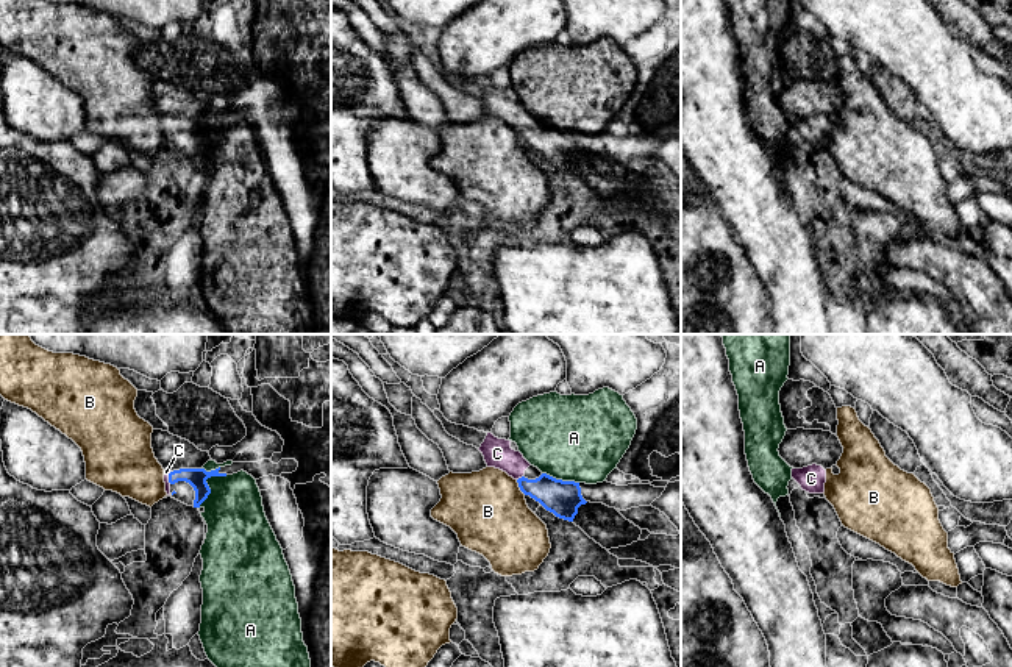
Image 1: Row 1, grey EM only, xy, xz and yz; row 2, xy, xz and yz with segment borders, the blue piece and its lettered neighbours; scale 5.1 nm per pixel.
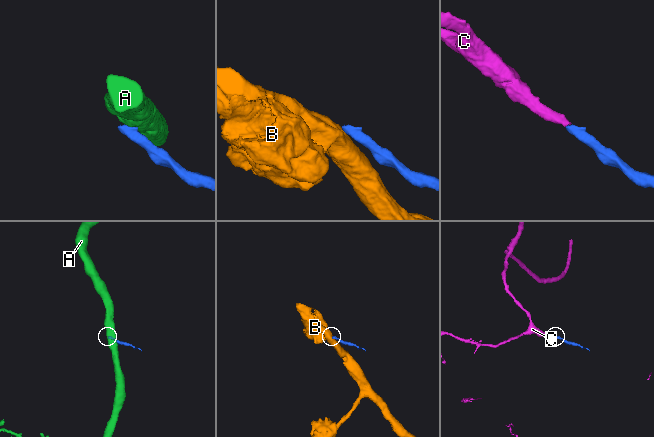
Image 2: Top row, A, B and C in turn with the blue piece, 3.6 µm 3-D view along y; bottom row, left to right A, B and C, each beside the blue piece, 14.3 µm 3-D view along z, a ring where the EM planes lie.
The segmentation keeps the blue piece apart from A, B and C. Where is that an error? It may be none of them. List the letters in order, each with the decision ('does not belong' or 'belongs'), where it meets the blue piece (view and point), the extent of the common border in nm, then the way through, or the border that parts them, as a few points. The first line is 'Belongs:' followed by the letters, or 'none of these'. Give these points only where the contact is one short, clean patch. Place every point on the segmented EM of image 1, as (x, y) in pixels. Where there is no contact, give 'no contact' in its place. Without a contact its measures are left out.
Belongs: C
A: does not belong | xy (206, 485) | 220 nm | along xy (227, 475), (211, 475), (206, 480), (210, 494), (199, 508)
B: does not belong | xz (519, 486) | 90 nm | along xz (516, 480), (525, 494)
C: belongs | xz (519, 478) | 40 nm | across xz (563, 499), (519, 478), (497, 453)

